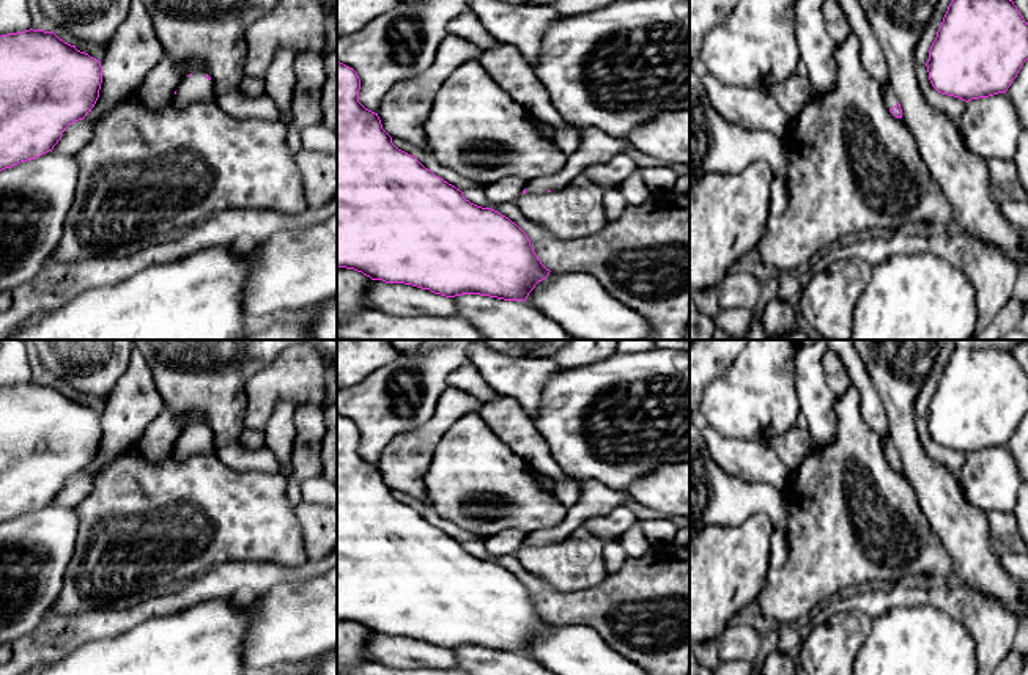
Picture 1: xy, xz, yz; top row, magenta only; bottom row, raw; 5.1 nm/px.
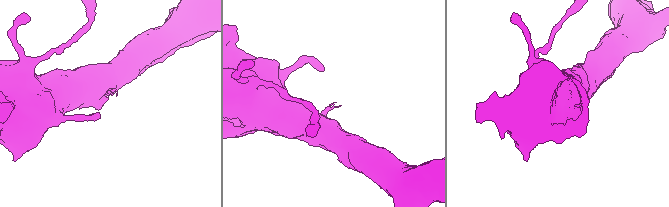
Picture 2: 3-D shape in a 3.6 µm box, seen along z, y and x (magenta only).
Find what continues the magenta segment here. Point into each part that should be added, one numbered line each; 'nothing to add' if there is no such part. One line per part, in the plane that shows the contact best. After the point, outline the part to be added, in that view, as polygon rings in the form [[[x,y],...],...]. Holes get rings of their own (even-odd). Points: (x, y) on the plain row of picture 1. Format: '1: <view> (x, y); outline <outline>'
1: yz (890, 450); outline [[[889,437],[882,441],[882,444],[883,444],[883,450],[885,450],[885,455],[886,455],[888,461],[893,461],[899,455],[897,448],[894,447],[894,444],[891,442]]]

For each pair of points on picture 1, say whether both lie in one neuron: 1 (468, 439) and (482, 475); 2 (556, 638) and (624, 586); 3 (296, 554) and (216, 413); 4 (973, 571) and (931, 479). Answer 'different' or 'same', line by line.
1: same
2: different
3: different
4: same

